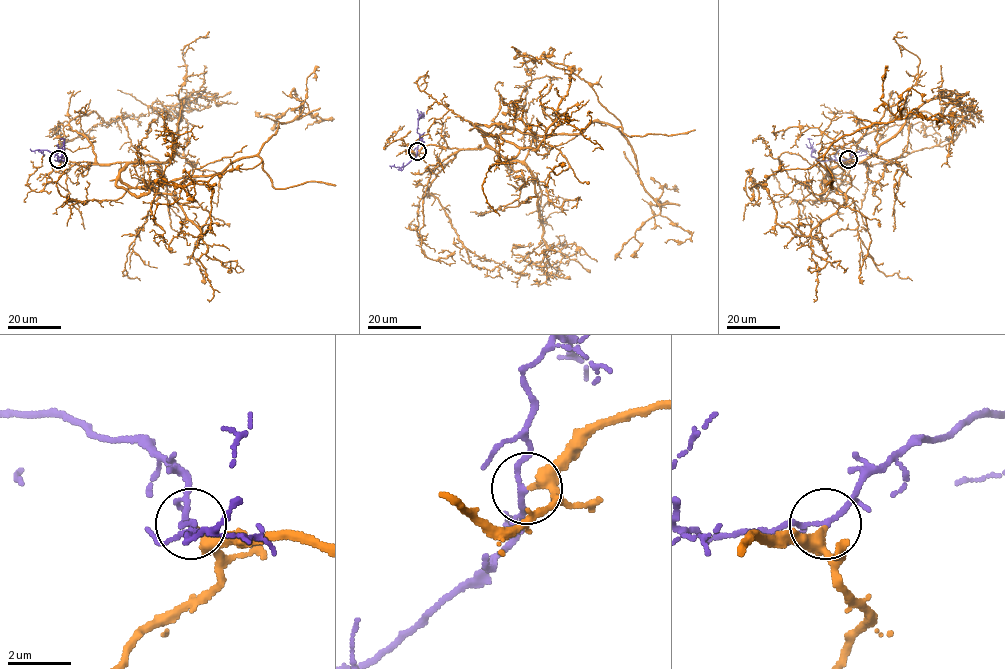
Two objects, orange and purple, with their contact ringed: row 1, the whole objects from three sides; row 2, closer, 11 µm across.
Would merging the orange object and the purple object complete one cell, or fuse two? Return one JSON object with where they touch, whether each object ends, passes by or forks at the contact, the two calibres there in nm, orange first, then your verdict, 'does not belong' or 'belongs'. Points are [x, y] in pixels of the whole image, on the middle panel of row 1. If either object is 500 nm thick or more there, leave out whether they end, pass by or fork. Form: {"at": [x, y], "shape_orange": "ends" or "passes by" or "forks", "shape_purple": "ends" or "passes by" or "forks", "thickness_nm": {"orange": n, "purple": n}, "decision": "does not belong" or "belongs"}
{"at": [417, 151], "shape_orange": "passes by", "shape_purple": "passes by", "thickness_nm": {"orange": 240, "purple": 160}, "decision": "belongs"}

